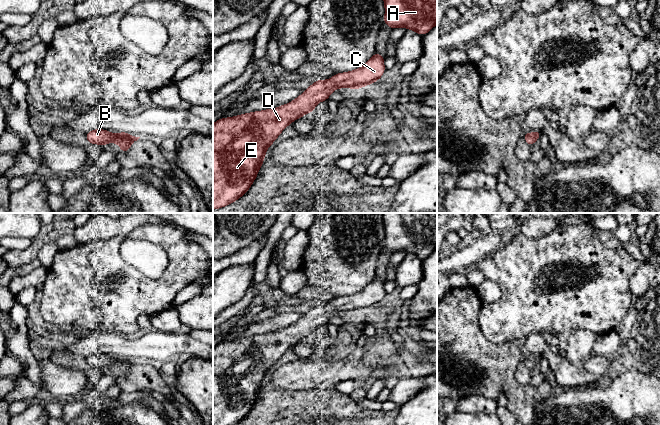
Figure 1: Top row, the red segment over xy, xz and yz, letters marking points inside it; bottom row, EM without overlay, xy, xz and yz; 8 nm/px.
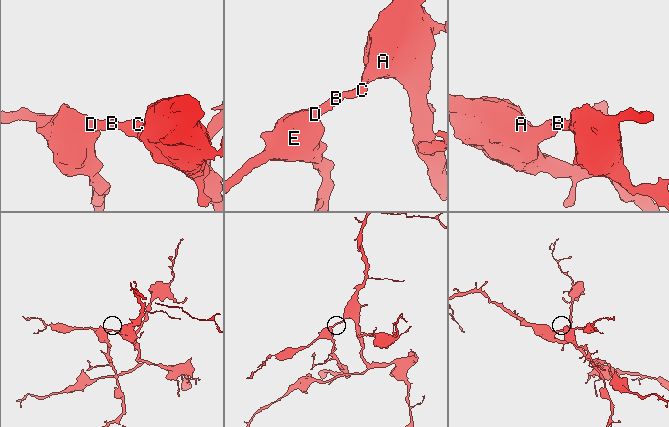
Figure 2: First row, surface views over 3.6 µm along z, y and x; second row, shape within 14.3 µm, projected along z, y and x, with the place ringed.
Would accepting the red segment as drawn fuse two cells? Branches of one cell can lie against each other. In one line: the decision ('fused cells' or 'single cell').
single cell

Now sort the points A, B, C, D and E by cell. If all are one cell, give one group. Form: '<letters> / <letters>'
A B C D E

